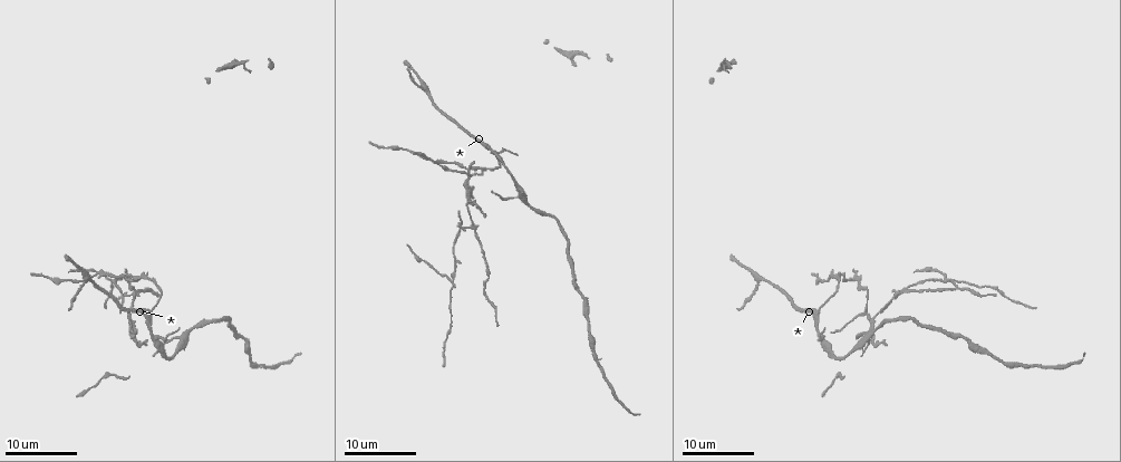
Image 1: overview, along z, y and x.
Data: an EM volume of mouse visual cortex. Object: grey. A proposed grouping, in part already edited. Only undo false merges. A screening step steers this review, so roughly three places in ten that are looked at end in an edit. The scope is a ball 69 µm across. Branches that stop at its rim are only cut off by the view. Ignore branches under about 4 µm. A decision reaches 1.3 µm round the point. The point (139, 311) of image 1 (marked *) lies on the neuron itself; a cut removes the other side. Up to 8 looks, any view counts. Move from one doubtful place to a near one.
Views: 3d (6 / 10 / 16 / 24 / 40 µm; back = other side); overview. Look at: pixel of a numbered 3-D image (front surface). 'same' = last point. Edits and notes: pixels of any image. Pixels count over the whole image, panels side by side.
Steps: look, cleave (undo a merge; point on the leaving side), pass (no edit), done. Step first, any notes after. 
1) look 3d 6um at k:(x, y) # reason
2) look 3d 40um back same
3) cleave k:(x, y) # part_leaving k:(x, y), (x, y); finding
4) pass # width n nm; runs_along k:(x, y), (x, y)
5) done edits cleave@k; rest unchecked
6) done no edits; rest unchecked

look 3d 24um at 1:(484, 169) # three-way junction

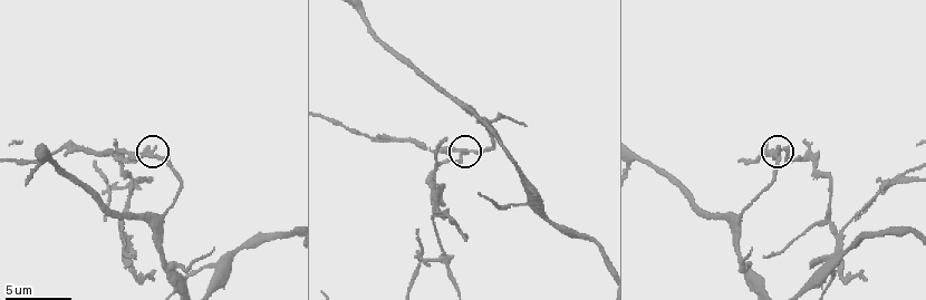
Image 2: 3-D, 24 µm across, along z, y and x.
look 3d 10um at 2:(146, 152)

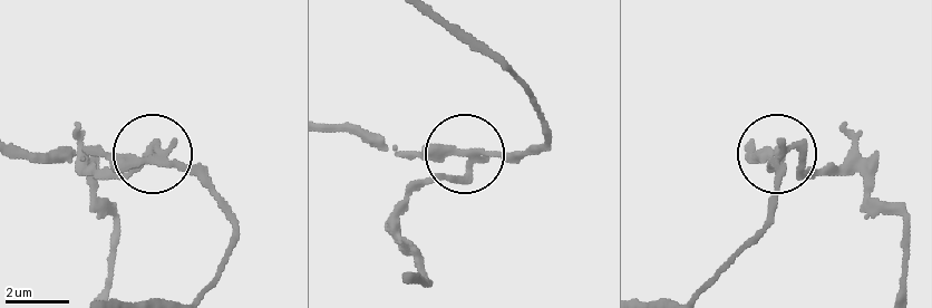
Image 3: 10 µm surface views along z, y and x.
cleave 3:(438, 177) # side_arm 18 um; part_leaving 3:(162, 152), (116, 176), (85, 176), (116, 232), (108, 288); two neurons meet here

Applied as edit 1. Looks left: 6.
look overview

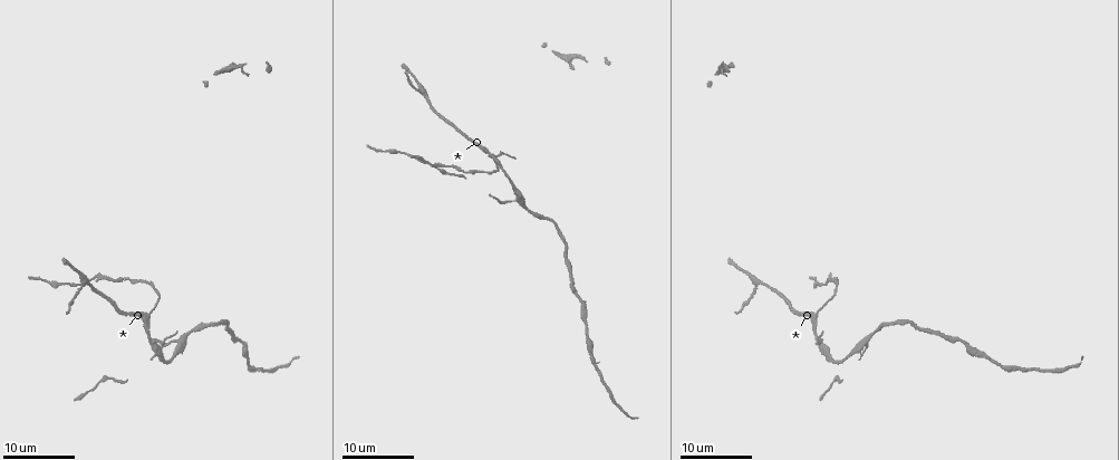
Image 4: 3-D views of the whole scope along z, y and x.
look 3d 24um at 4:(145, 320) # side arm on a straight run

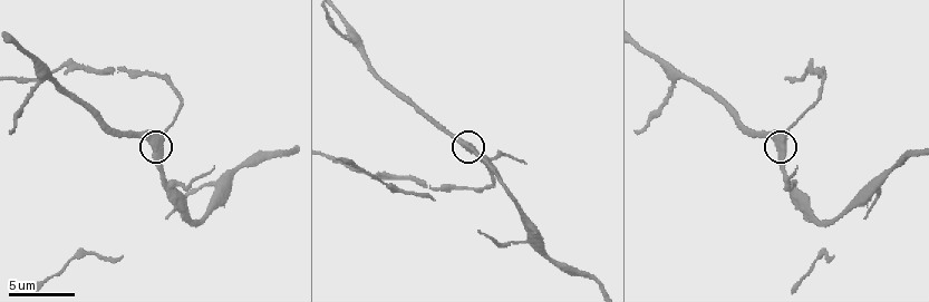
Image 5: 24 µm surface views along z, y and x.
look 3d 10um at 5:(159, 142)

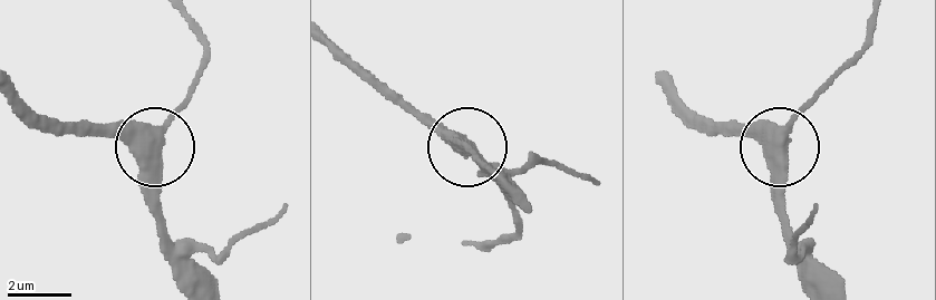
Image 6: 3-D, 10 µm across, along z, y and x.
pass # width 420 nm; runs_along 6:(745, 134), (774, 144), (822, 88); one neuron here

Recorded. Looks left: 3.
look 3d 10um at 5:(527, 239)

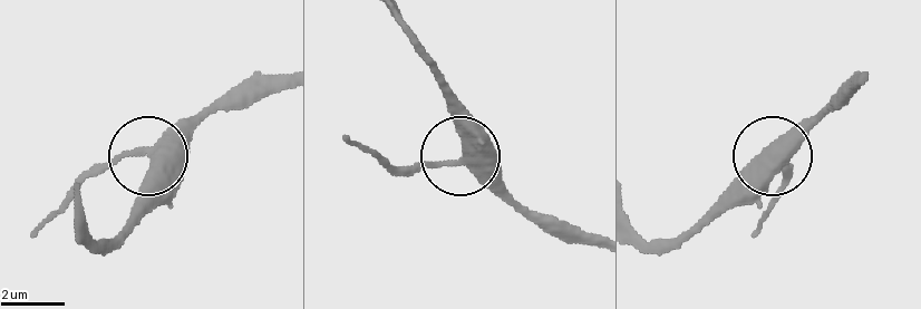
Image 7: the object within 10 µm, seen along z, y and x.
pass # continuous, no second neuron

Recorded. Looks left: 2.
look 3d 6um at 5:(41, 80)

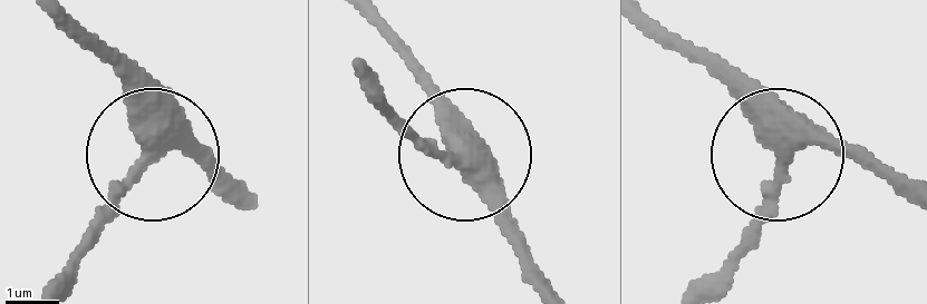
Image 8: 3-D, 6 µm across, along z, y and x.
pass # side_arm 6 um; runs_along 8:(550, 284), (492, 177), (389, 116); one neuron here

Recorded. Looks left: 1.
done edits cleave@3; rest unchecked

